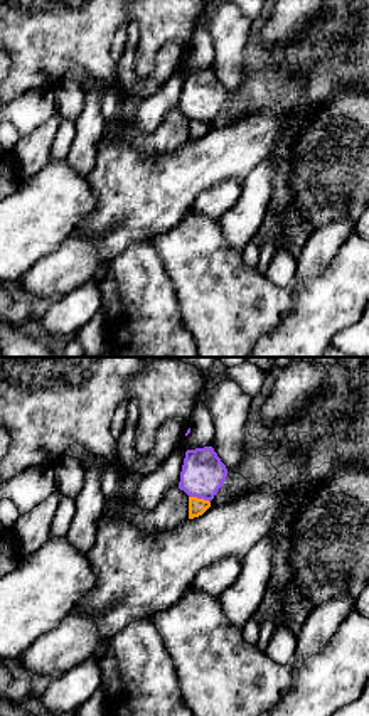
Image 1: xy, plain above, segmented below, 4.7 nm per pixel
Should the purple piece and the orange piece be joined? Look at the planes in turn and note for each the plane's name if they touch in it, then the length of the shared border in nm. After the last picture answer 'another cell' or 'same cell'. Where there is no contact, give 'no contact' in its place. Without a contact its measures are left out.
contact in xy; length 110 nm

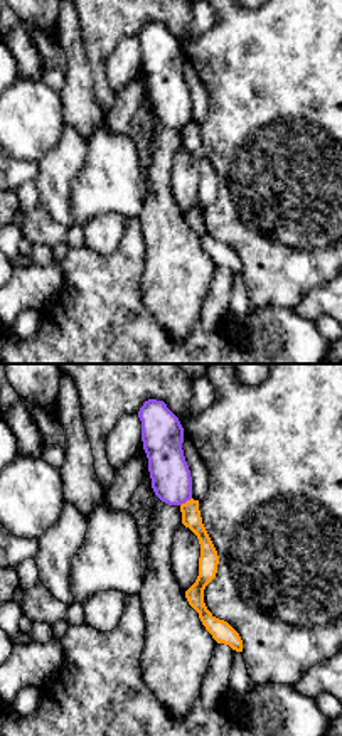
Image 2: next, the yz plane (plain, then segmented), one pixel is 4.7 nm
contact in yz; length 70 nm

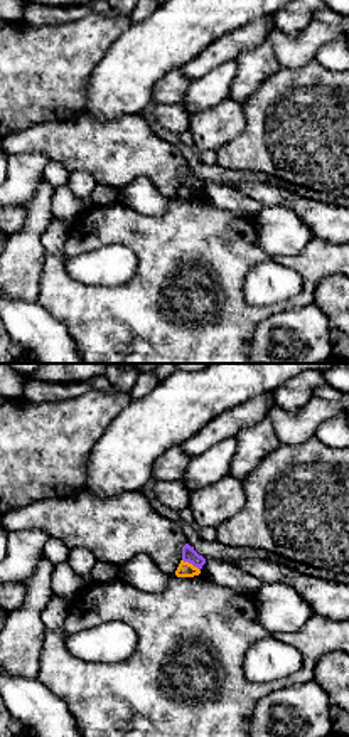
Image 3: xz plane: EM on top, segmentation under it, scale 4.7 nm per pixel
contact in xz; length 110 nm

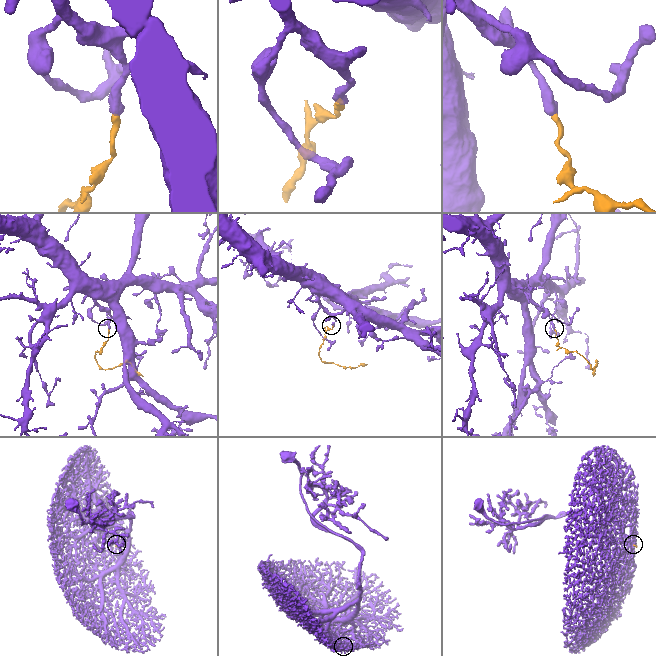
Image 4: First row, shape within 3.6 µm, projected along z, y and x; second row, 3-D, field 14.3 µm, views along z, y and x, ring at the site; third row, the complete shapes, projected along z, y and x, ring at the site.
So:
another cell

